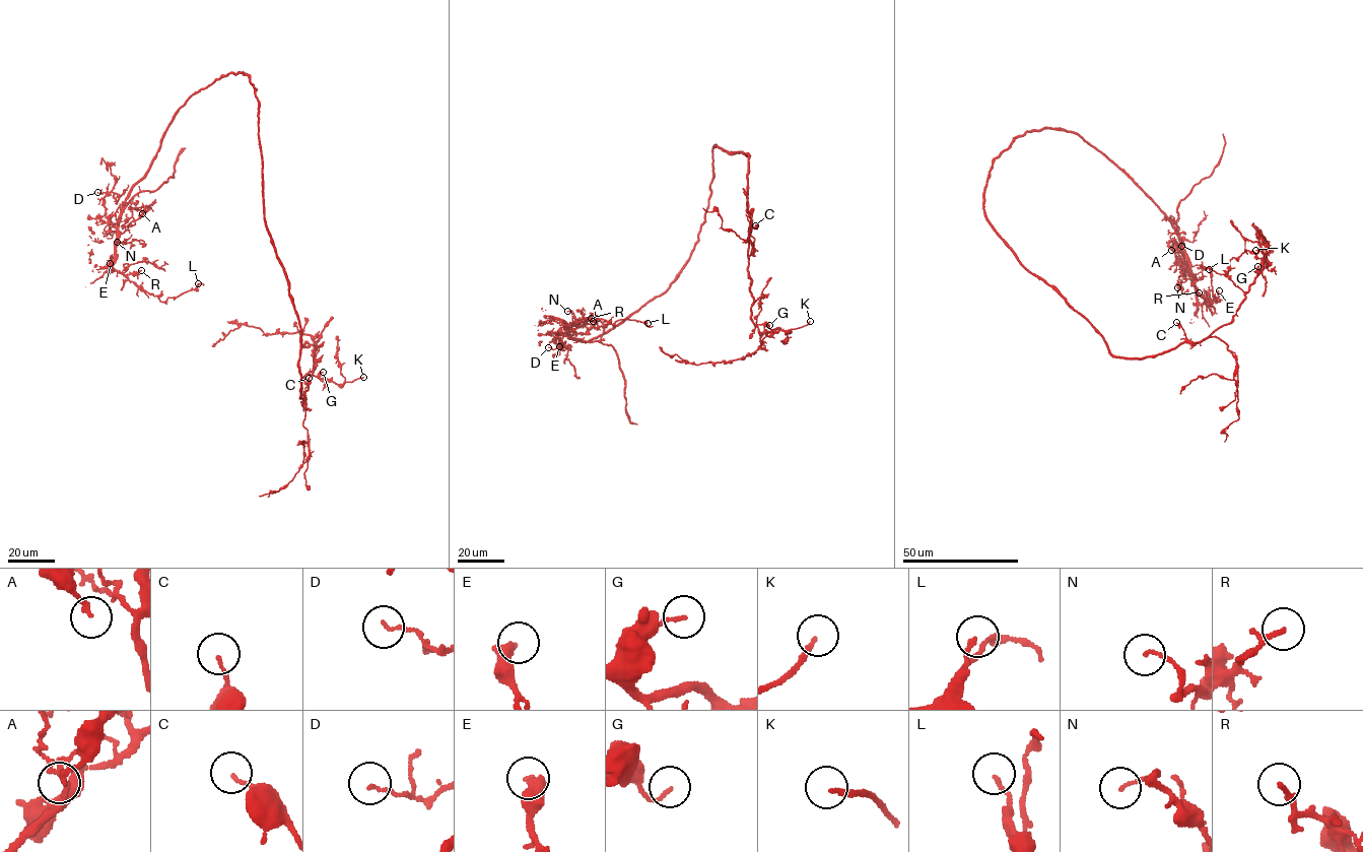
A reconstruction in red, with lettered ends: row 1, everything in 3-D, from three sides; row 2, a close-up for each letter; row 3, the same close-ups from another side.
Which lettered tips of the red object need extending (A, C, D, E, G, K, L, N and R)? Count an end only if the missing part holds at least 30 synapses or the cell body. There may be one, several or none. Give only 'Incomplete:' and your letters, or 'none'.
Incomplete: K

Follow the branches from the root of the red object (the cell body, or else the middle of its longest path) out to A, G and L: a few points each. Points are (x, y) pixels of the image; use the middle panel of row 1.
A: (716, 146), (708, 204), (683, 269), (608, 332), (584, 341), (568, 335), (578, 326), (597, 328), (593, 321)
G: (716, 146), (749, 154), (747, 271), (754, 303), (751, 318), (754, 324), (769, 325)
L: (716, 146), (704, 220), (670, 286), (621, 324), (587, 341), (568, 335), (562, 321), (648, 323)

